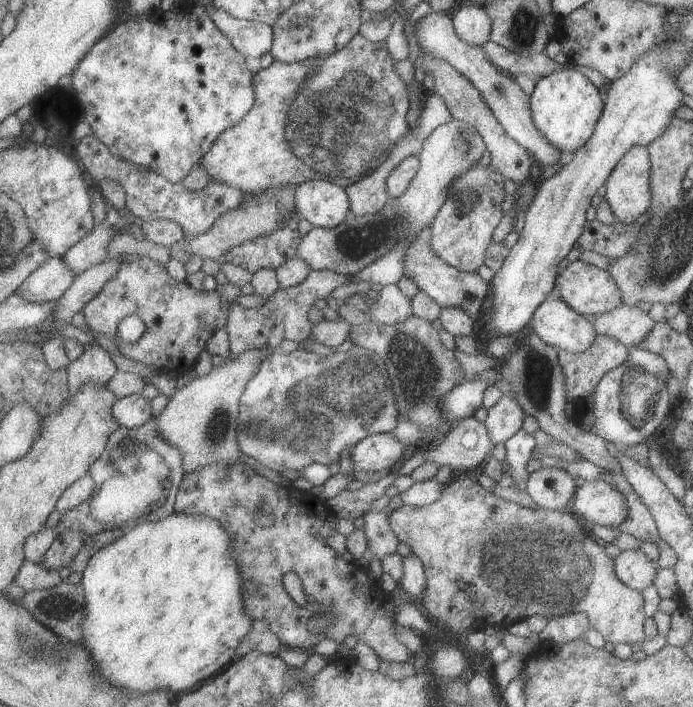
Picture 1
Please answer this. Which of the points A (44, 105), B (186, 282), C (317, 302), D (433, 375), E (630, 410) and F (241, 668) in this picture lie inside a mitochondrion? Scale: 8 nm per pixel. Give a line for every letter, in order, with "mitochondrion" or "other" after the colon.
A: other
B: other
C: other
D: mitochondrion
E: mitochondrion
F: other

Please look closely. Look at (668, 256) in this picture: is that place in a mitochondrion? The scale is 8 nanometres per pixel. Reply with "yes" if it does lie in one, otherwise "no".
yes

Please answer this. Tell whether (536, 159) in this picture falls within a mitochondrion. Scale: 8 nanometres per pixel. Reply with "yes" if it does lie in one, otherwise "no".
no

